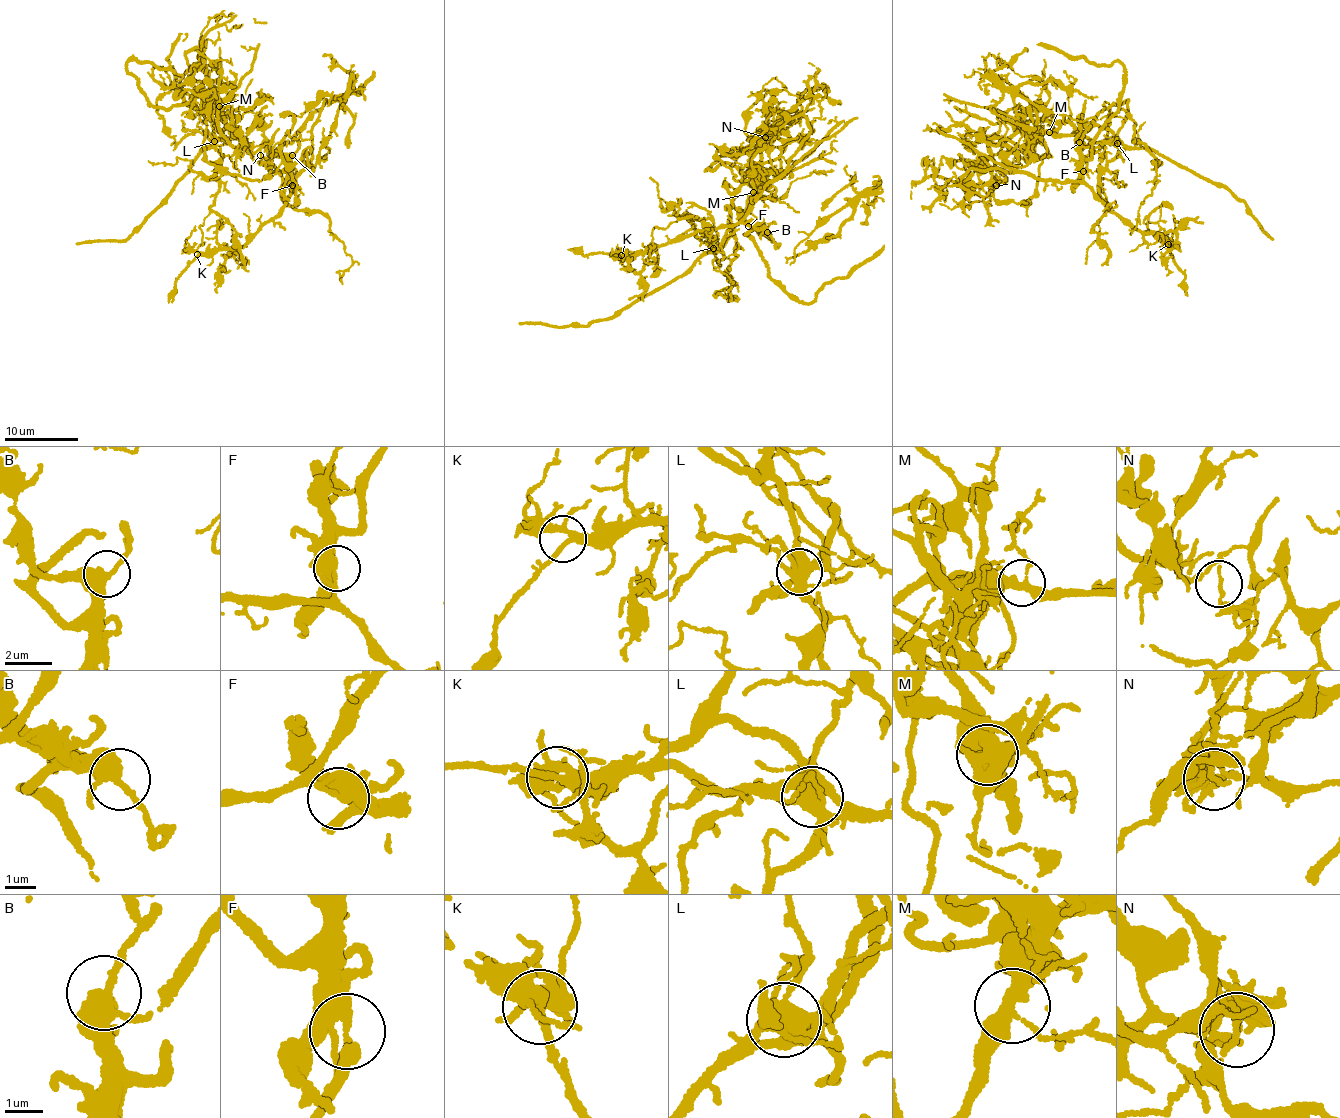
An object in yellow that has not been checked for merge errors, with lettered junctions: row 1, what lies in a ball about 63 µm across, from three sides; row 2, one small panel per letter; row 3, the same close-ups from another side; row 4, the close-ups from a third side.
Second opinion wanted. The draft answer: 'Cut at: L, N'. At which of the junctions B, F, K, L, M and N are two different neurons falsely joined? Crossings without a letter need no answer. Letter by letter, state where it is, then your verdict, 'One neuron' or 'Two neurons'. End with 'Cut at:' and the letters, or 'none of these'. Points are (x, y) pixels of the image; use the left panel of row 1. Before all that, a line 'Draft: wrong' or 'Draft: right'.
Draft: wrong
B: Place: (292, 155). One neuron
F: Place: (292, 185). Two neurons
K: Place: (197, 254). One neuron
L: Place: (214, 141). Two neurons
M: Place: (219, 106). One neuron
N: Place: (260, 155). Two neurons
Cut at: F, L, N

